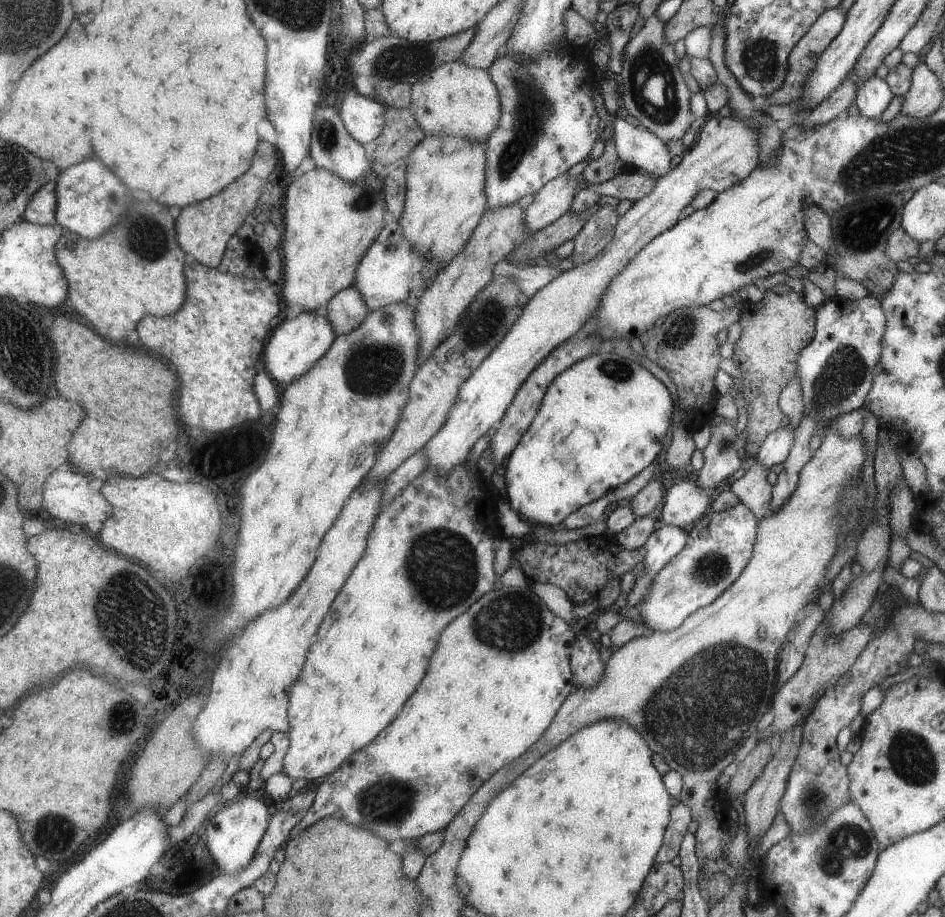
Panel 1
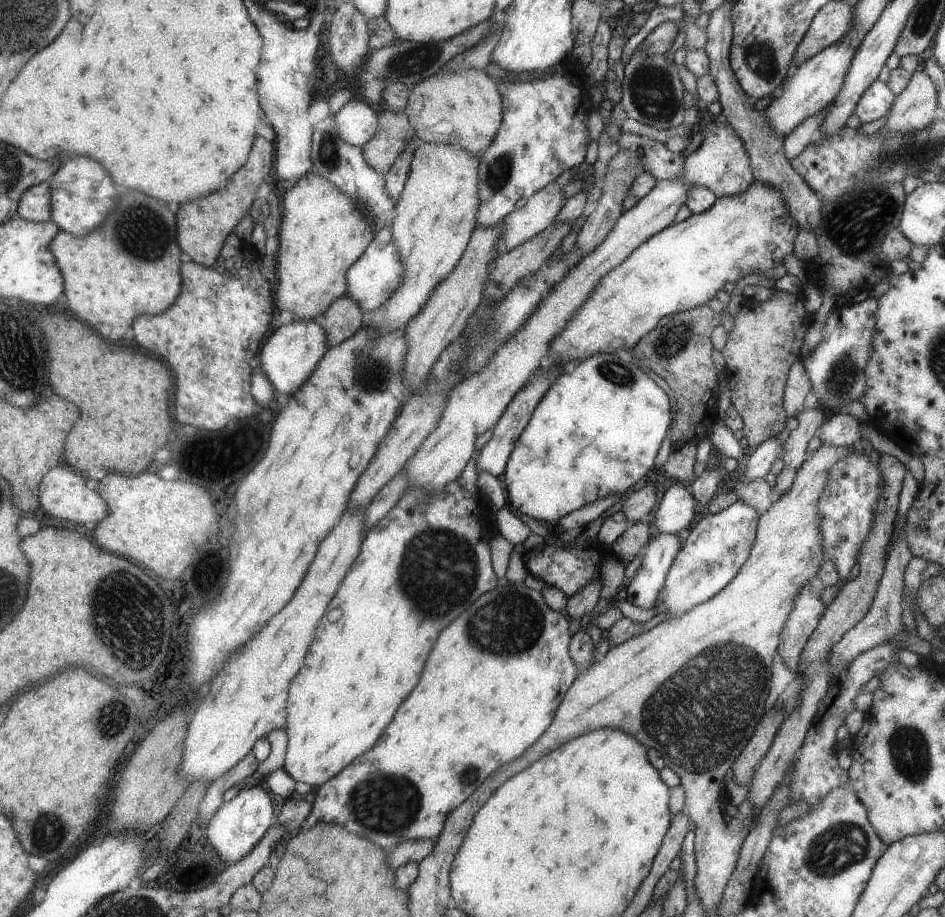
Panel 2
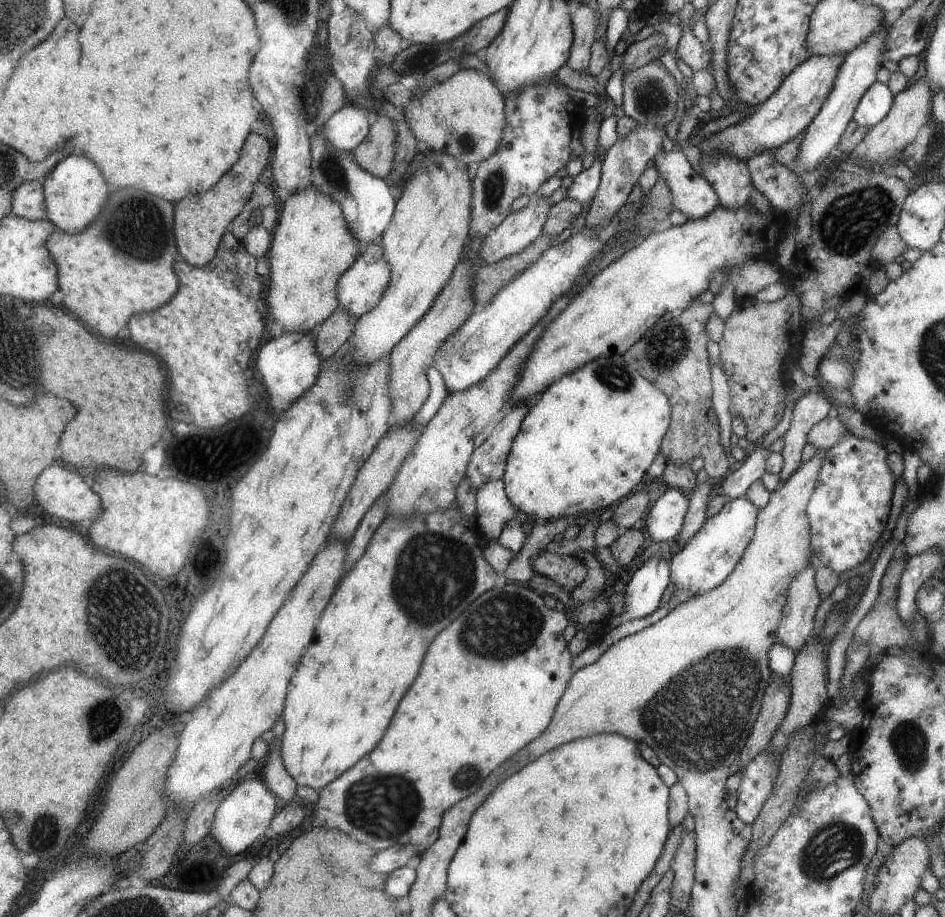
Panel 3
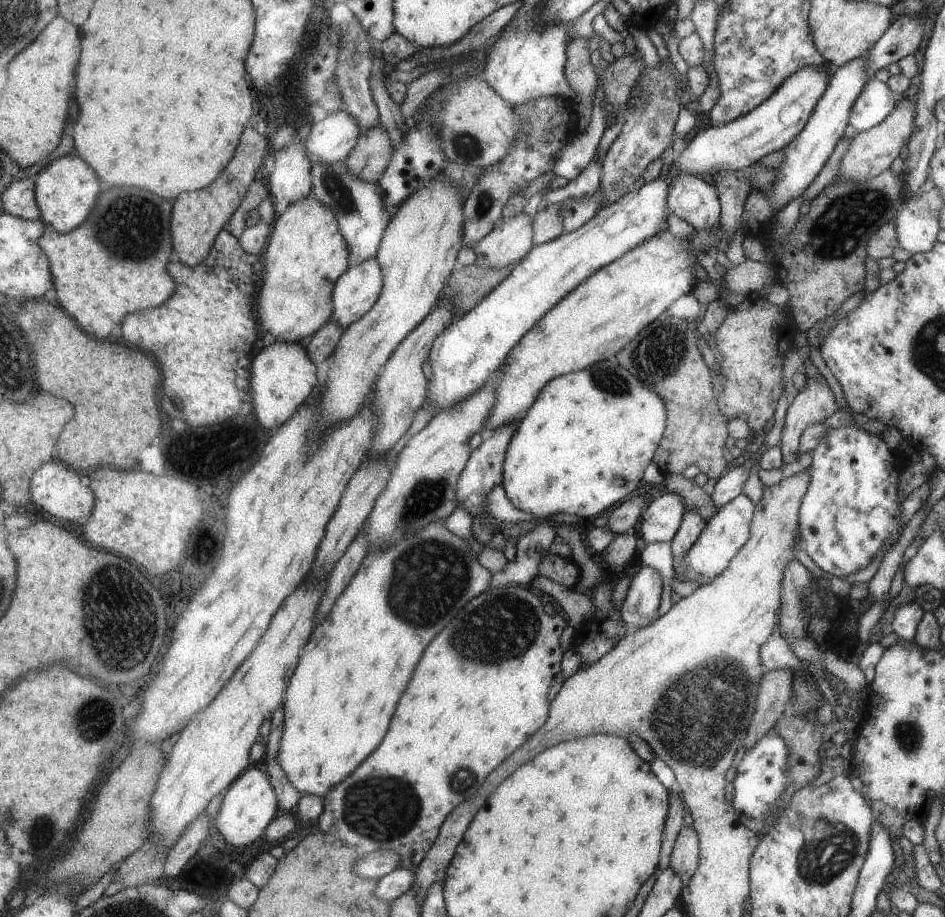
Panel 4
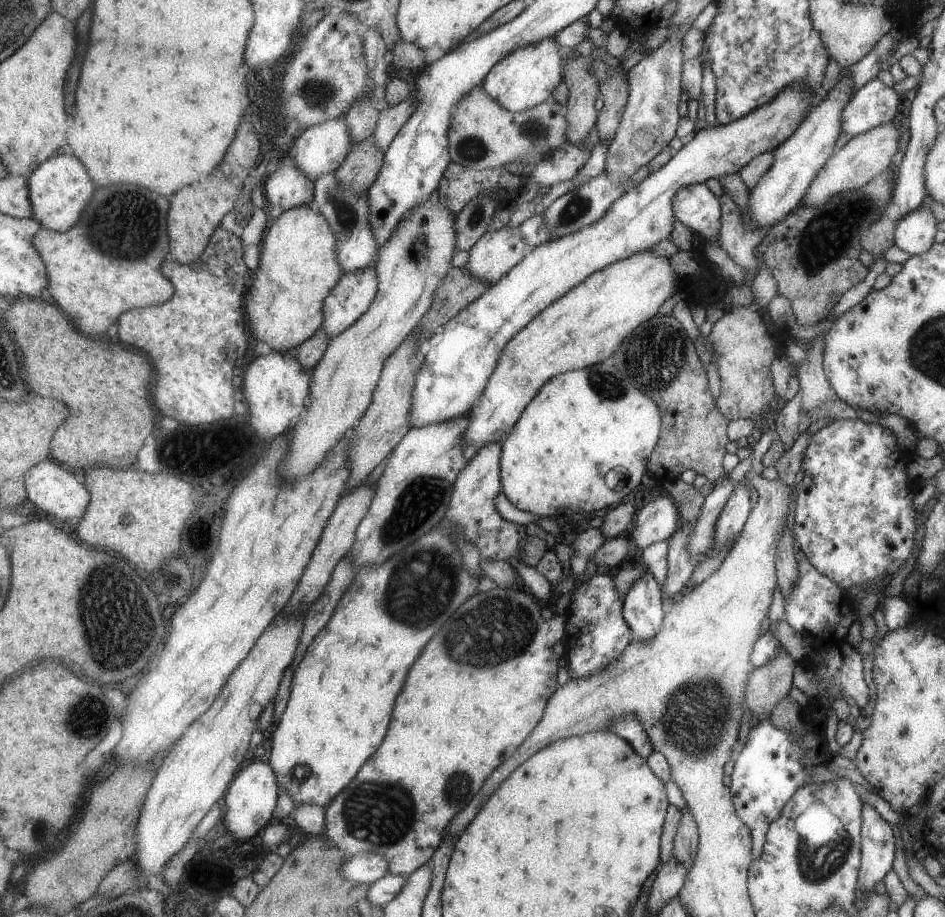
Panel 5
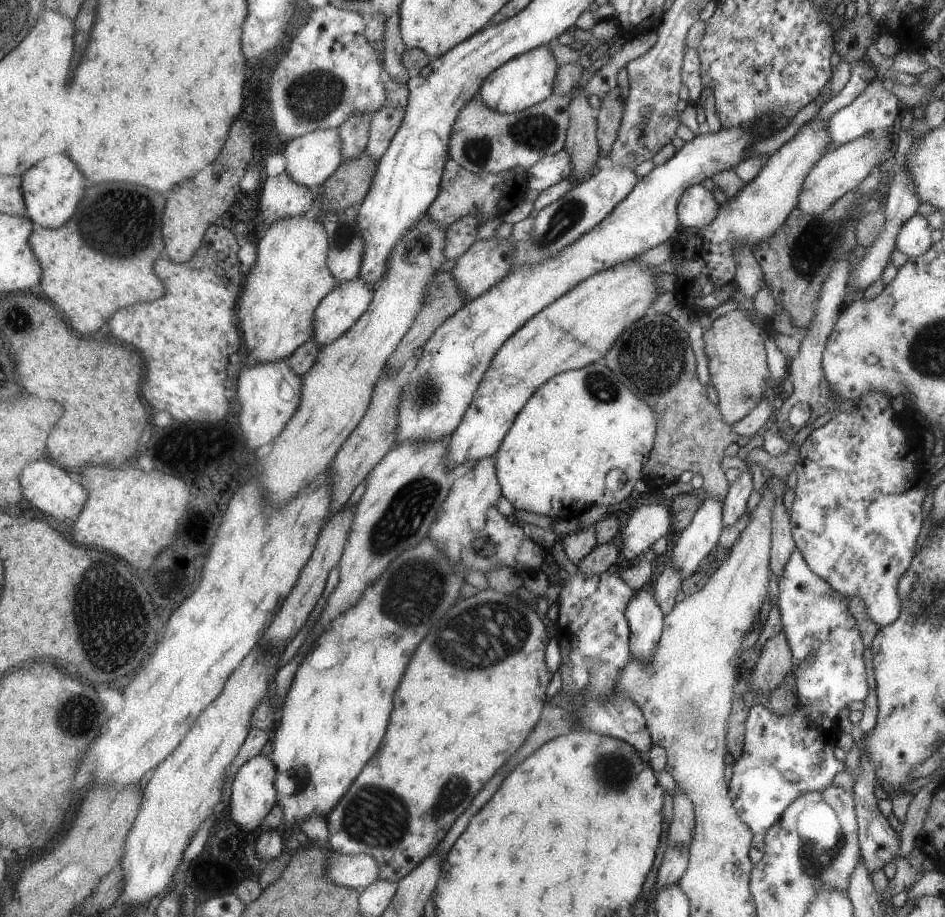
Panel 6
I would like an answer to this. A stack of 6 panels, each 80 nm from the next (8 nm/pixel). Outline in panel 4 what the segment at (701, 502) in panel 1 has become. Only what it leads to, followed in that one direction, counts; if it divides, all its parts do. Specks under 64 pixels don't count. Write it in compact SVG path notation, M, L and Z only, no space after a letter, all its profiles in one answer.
M665 493L651 502L645 510L637 532L646 544L672 541L681 528L687 510L680 494Z

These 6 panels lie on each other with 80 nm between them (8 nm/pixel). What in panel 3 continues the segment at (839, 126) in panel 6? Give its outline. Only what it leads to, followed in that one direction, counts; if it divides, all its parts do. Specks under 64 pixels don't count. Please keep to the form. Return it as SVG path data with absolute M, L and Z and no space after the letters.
M874 82L857 103L852 118L858 126L877 124L890 109L894 94L885 83Z

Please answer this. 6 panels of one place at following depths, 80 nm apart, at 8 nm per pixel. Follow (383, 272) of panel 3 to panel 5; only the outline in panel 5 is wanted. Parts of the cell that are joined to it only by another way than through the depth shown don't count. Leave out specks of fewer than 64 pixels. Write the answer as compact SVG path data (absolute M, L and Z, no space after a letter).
M373 265L340 278L324 302L322 328L332 339L352 327L369 310L376 299L379 283L378 270Z

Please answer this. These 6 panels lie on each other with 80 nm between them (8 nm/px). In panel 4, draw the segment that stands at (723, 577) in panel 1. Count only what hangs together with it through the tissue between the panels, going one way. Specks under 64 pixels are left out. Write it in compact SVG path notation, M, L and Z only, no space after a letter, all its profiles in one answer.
M742 492L715 510L697 542L686 552L682 564L685 581L697 582L699 588L711 584L716 576L722 574L736 552L748 542L749 525L754 512L755 505Z

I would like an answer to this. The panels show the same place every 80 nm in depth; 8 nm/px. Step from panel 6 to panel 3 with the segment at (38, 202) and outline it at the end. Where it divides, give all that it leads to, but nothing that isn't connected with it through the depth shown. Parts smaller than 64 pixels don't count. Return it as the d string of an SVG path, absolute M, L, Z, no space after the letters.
M69 156L62 160L43 181L48 219L54 222L57 228L70 233L83 232L93 224L113 192L104 172L87 156Z

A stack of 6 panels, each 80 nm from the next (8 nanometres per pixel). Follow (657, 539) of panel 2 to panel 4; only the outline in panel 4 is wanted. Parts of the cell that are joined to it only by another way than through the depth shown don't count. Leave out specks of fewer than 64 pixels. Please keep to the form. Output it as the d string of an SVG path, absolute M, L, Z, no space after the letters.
M651 565L642 567L631 578L621 608L626 624L644 629L661 618L659 609L664 593L664 578L660 570Z

